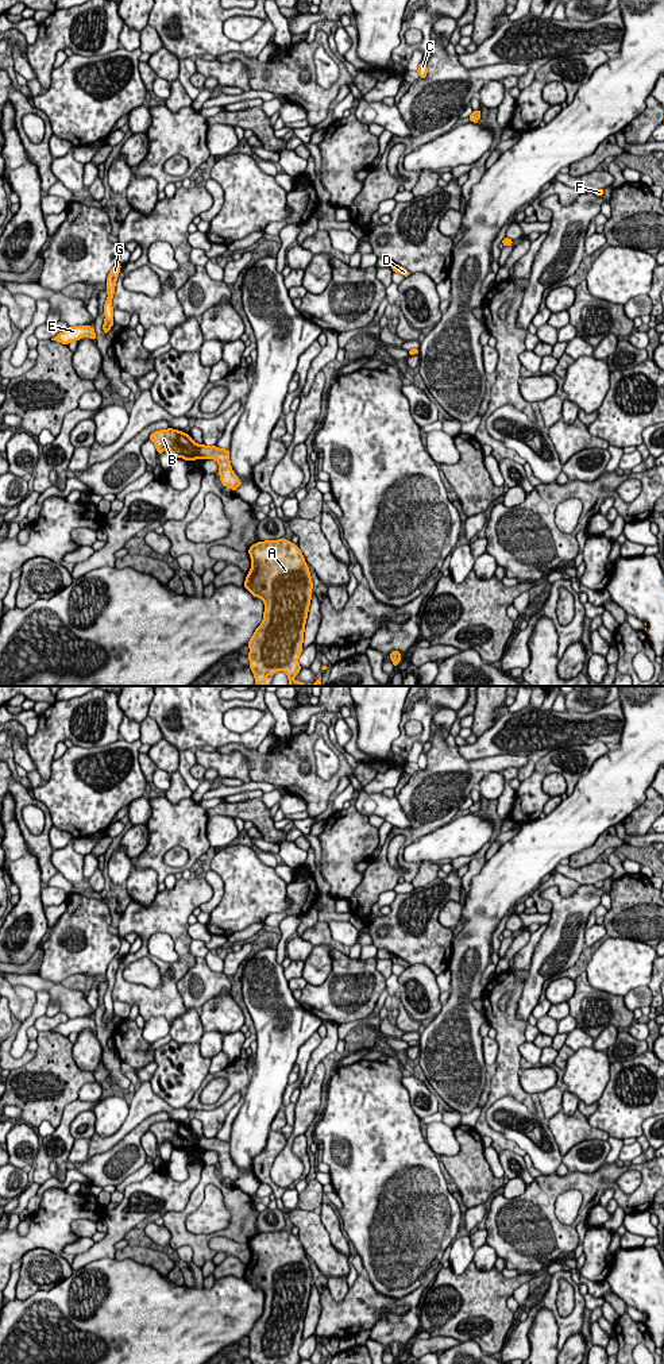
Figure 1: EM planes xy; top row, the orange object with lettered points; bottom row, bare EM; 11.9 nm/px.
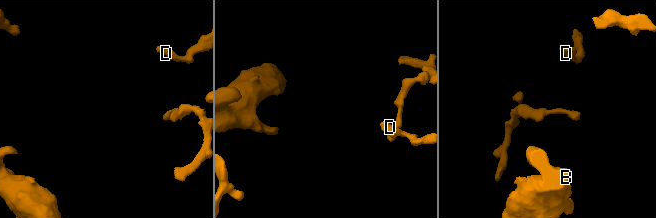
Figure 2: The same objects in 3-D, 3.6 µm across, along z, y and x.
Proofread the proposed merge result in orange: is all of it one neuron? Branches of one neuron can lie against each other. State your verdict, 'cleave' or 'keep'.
keep

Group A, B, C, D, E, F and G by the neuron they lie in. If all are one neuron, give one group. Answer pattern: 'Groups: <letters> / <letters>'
Groups: A B C D E F G

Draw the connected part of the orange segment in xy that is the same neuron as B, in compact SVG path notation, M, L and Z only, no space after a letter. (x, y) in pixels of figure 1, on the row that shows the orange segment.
M173 428L153 432L150 440L155 444L158 455L169 450L173 456L185 461L215 459L219 463L217 473L224 488L228 486L235 492L242 483L231 467L229 450L217 448L216 446L208 447L204 443L197 444L190 435Z

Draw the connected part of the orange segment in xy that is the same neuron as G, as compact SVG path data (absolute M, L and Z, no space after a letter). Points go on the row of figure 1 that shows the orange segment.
M117 262L112 270L109 271L108 277L107 277L107 293L108 293L108 298L104 304L104 315L105 315L105 320L104 320L104 335L108 334L109 328L113 325L113 308L112 308L112 297L115 294L115 285L116 285L116 280L119 277L120 273L120 267L121 265Z

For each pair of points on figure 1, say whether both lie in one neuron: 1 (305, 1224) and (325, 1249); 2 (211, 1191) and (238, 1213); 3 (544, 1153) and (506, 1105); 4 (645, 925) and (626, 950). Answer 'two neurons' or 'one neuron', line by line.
1: one neuron
2: two neurons
3: one neuron
4: two neurons

